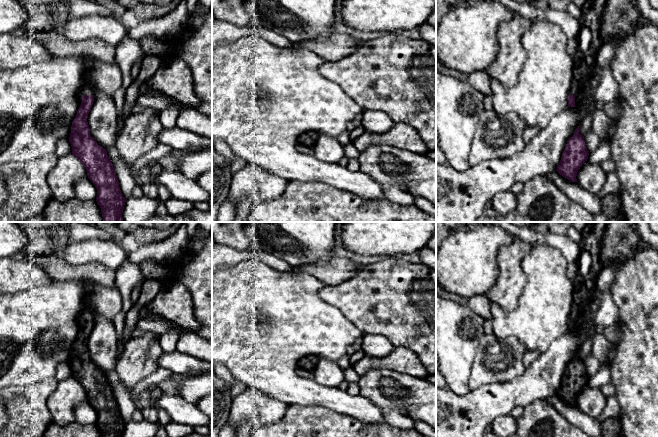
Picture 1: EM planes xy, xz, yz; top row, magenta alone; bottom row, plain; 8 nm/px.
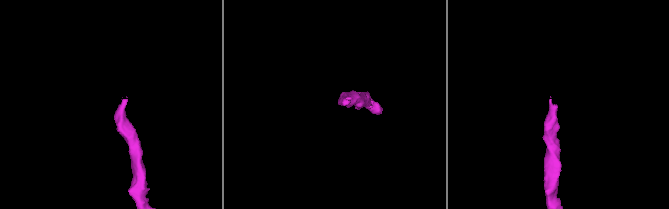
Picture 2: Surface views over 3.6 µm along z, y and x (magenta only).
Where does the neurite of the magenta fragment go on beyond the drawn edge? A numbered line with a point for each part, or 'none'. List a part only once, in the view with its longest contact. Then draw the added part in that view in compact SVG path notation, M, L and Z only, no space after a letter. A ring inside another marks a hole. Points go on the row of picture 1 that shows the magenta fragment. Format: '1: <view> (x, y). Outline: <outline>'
1: xy (87, 89). Outline: M87 78L83 87L80 90L80 96L94 95L93 83L90 78Z

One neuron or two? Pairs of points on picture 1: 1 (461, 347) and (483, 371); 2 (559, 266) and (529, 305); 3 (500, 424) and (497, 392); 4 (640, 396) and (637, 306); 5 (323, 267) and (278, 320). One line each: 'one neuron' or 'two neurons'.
1: two neurons
2: one neuron
3: two neurons
4: one neuron
5: two neurons

